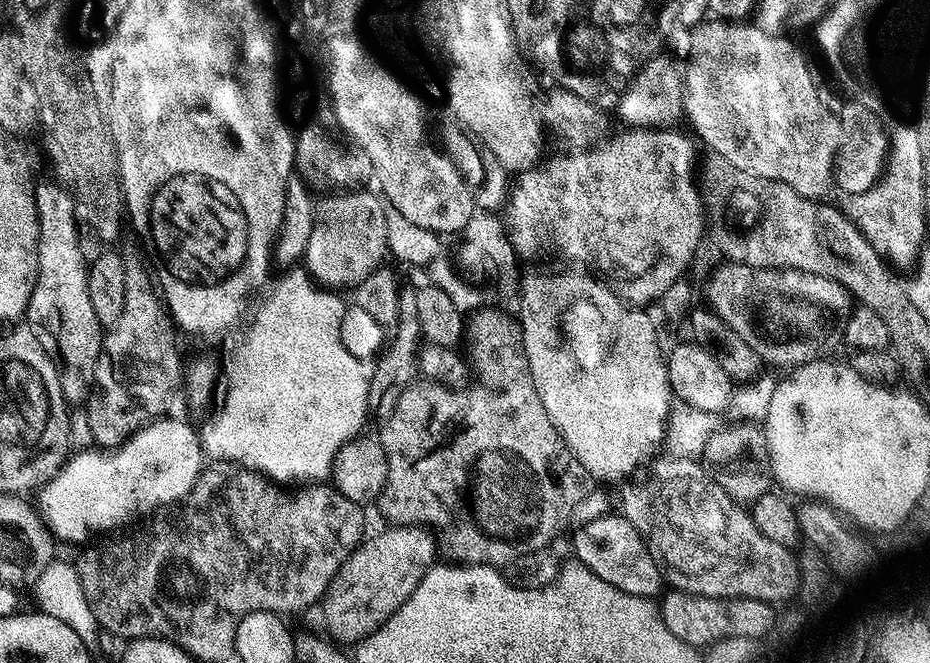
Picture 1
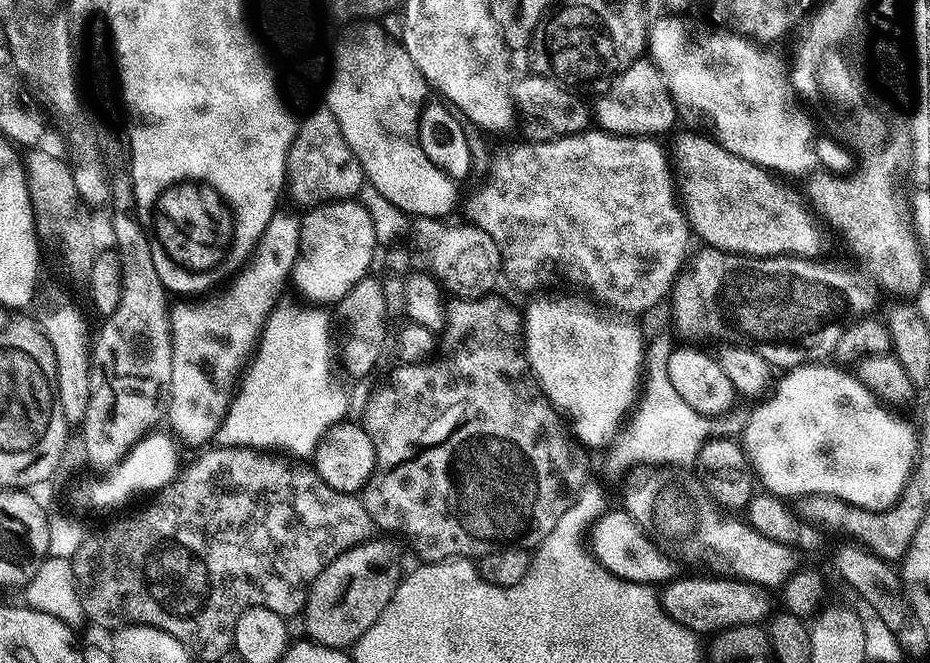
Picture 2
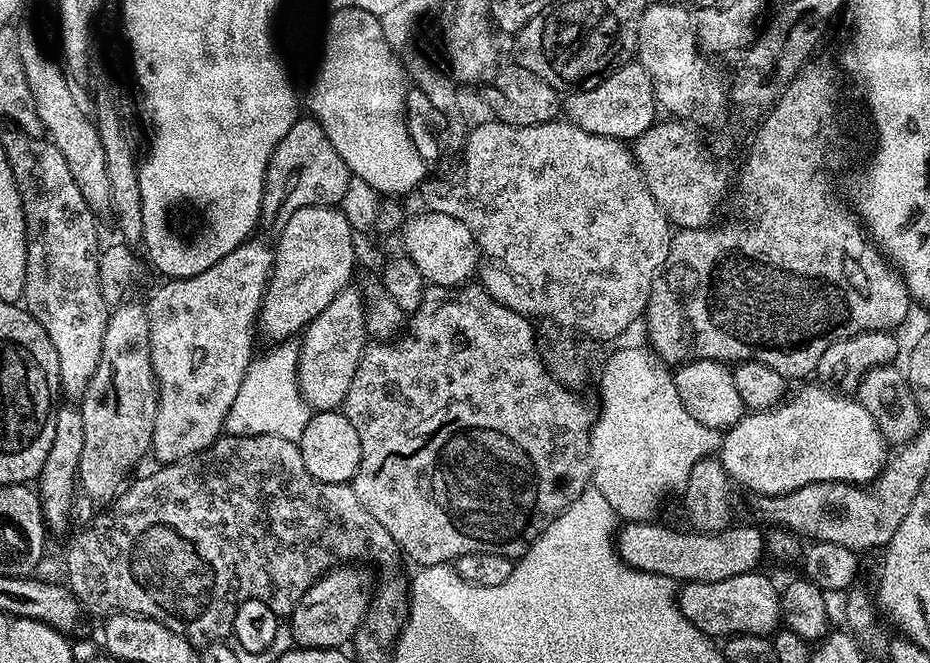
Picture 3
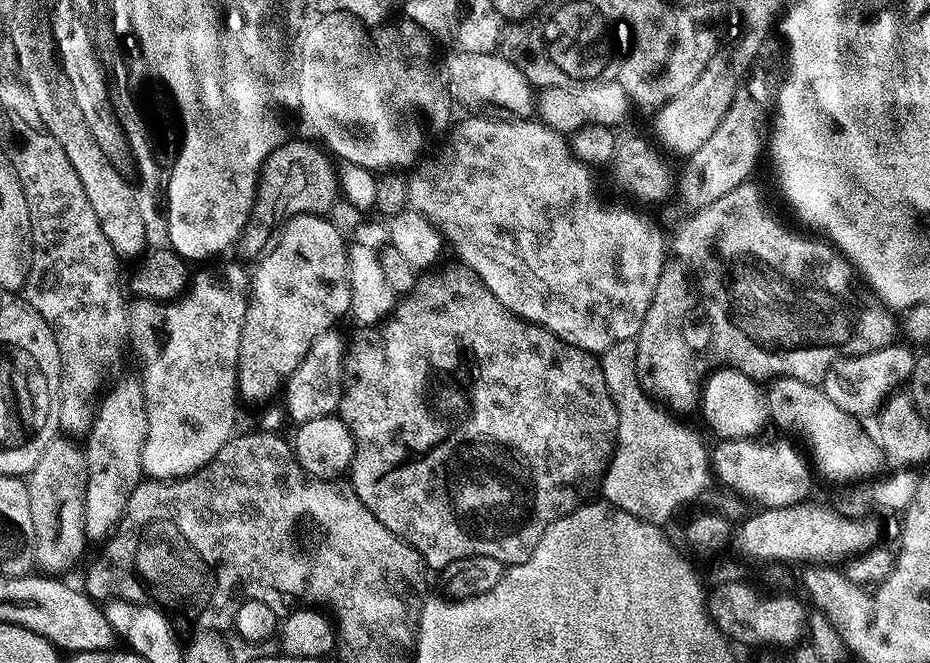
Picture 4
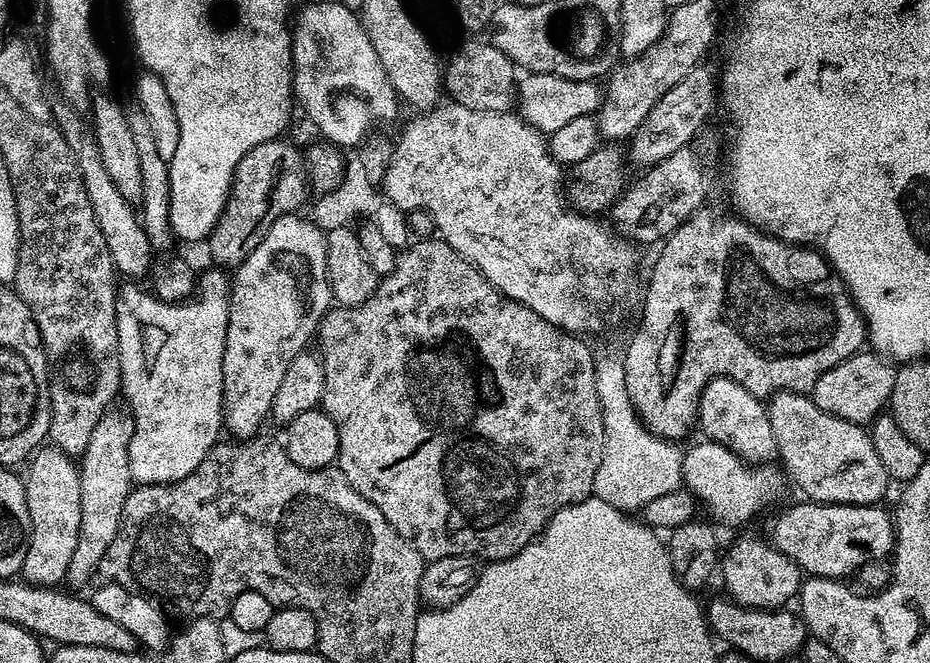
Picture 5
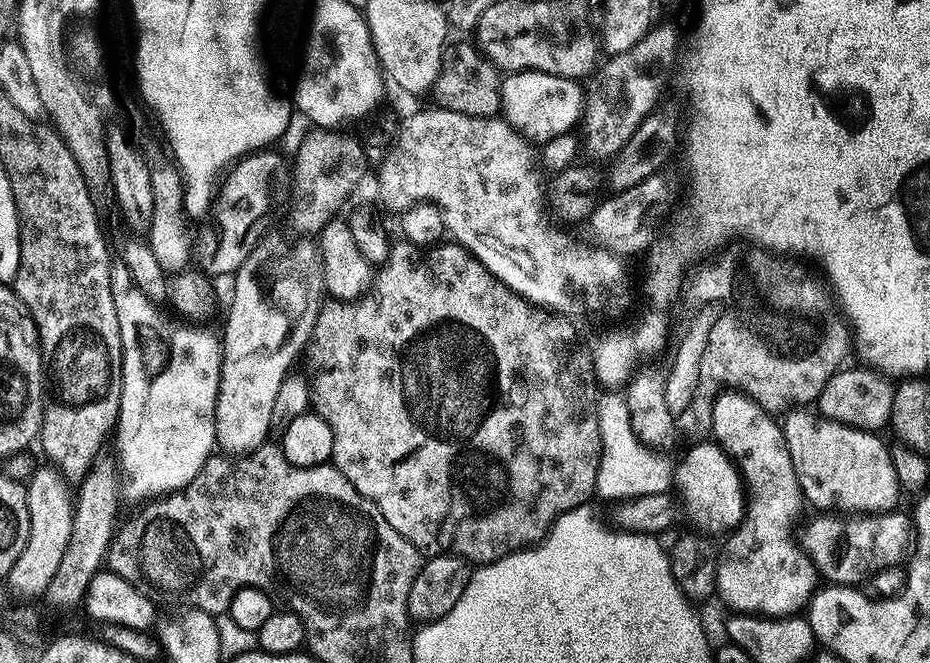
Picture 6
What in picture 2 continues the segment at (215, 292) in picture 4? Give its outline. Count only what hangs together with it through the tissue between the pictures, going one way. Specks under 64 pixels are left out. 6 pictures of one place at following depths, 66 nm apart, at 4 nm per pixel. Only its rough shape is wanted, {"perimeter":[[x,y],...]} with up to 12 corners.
{"perimeter":[[273,216],[232,285],[173,303],[167,423],[207,445],[300,252]]}

